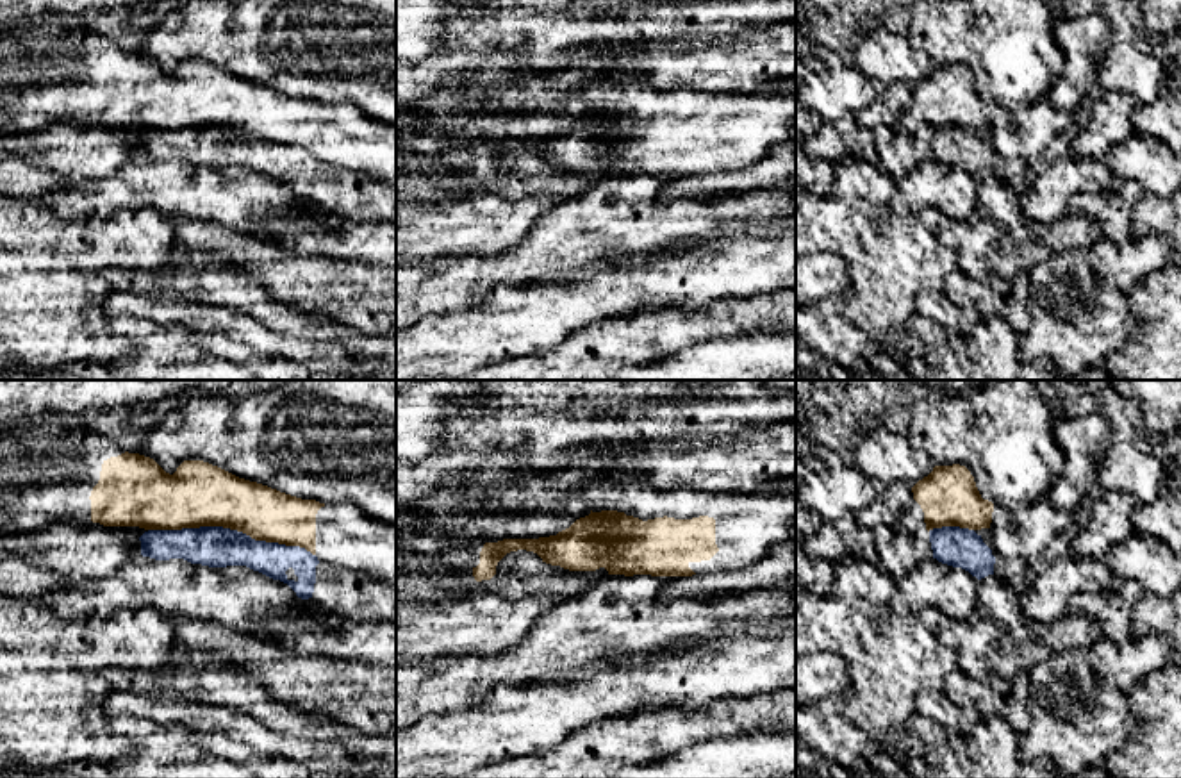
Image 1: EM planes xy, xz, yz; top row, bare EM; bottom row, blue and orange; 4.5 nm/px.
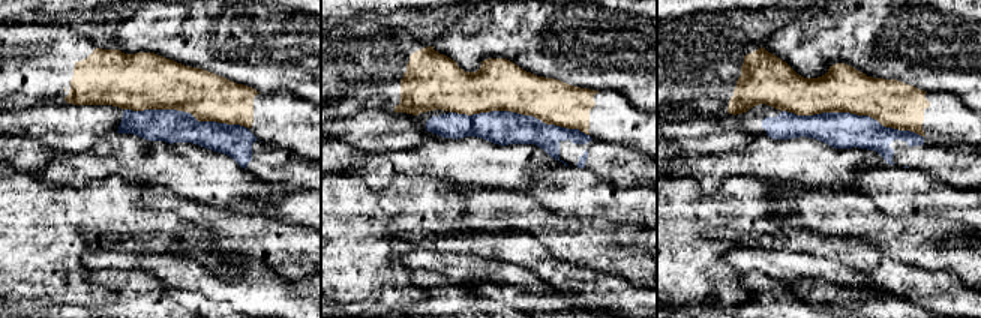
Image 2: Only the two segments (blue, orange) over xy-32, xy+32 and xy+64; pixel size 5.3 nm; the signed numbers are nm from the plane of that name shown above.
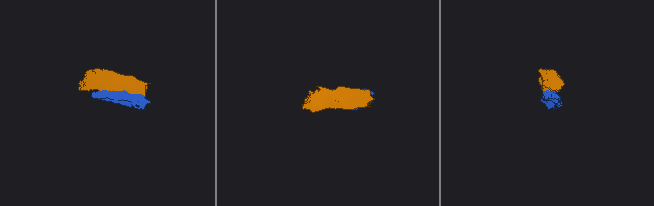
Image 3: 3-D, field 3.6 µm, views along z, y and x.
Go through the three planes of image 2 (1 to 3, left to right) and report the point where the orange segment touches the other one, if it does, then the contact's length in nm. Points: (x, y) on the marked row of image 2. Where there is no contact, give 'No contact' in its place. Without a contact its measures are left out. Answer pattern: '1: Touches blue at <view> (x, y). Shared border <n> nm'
1: Touches blue at xy-32 (186, 113). Shared border 650 nm
2: Touches blue at xy+32 (519, 114). Shared border 750 nm
3: Touches blue at xy+64 (852, 114). Shared border 750 nm

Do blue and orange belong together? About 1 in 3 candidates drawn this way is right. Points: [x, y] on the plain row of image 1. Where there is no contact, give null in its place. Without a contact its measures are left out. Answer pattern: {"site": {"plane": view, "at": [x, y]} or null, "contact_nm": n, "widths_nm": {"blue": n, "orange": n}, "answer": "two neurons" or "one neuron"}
{"site": {"plane": "xy", "at": [232, 131]}, "contact_nm": 750, "widths_nm": {"blue": 190, "orange": 280}, "answer": "two neurons"}

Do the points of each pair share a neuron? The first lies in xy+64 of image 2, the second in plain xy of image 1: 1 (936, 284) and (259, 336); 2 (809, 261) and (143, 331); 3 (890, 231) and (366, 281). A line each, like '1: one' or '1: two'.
1: two
2: two
3: one

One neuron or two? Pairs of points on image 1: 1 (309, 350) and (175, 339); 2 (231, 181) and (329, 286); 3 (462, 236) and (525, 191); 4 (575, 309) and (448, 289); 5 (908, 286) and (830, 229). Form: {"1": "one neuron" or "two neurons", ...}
{"1": "two neurons", "2": "two neurons", "3": "one neuron", "4": "two neurons", "5": "one neuron"}

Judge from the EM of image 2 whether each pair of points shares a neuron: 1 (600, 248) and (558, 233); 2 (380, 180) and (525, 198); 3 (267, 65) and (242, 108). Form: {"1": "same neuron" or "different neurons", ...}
{"1": "same neuron", "2": "different neurons", "3": "different neurons"}

